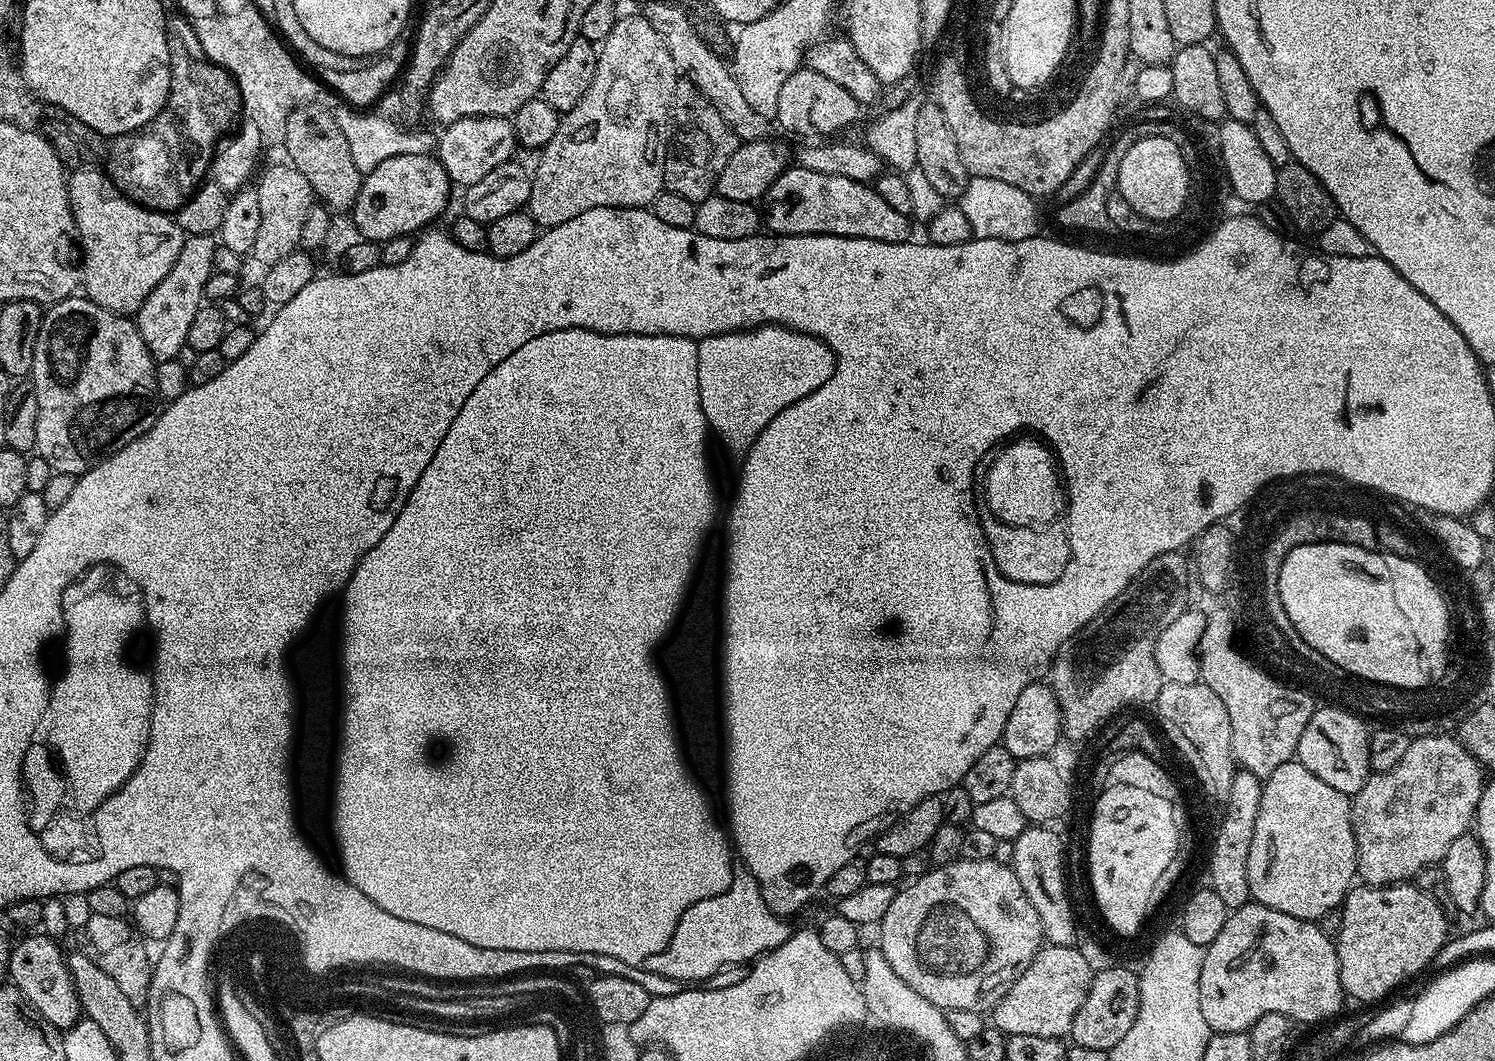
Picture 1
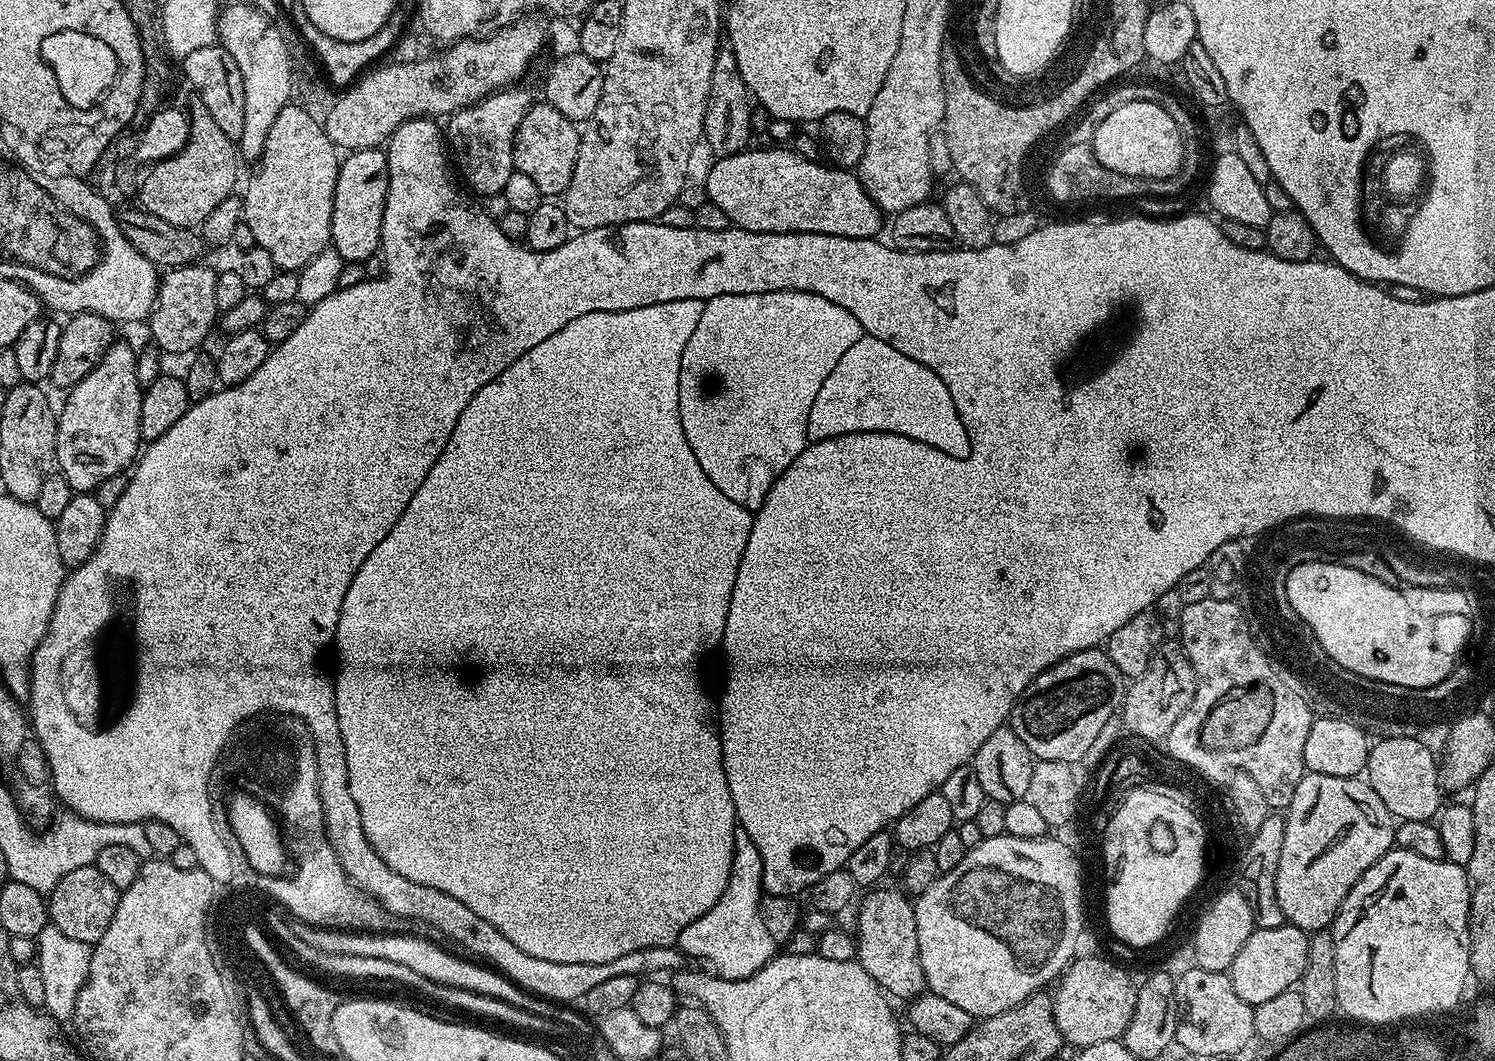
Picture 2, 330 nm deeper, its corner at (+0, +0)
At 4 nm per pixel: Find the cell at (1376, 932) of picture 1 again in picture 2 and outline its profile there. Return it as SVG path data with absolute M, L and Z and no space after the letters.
M1393 846L1386 855L1378 858L1378 862L1374 862L1374 866L1370 866L1370 870L1366 870L1366 874L1362 874L1362 878L1358 878L1358 882L1350 890L1350 894L1346 894L1346 898L1342 902L1340 912L1337 914L1335 920L1330 925L1330 931L1334 938L1334 962L1336 963L1336 1006L1342 1013L1345 1012L1349 1016L1349 1021L1359 1022L1364 1026L1382 1026L1380 1024L1394 1024L1390 1026L1400 1026L1405 1022L1420 1022L1423 1016L1440 1016L1443 1012L1448 1012L1451 1008L1456 1008L1460 1004L1460 995L1464 992L1464 987L1470 981L1470 973L1472 970L1472 963L1470 962L1470 926L1468 925L1469 918L1472 917L1472 885L1468 879L1468 873L1465 865L1455 864L1449 860L1435 860L1434 858L1421 858L1419 854L1410 854L1410 850L1402 850L1401 848Z

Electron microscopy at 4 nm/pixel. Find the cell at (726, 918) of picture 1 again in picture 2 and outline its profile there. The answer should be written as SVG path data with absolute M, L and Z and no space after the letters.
M739 824L734 830L734 842L731 876L722 898L682 930L676 946L685 957L708 960L714 966L713 971L724 980L745 980L772 960L777 953L778 942L770 934L769 923L761 916L764 864L757 844Z

